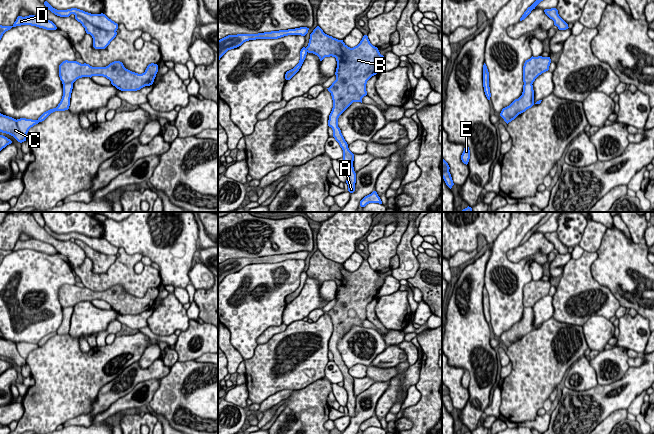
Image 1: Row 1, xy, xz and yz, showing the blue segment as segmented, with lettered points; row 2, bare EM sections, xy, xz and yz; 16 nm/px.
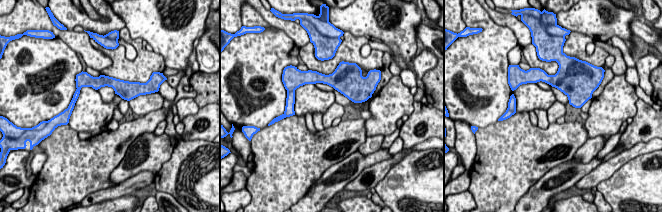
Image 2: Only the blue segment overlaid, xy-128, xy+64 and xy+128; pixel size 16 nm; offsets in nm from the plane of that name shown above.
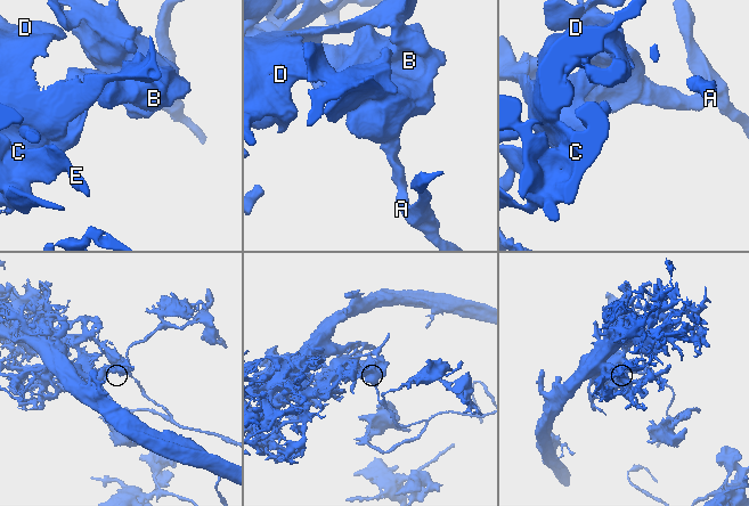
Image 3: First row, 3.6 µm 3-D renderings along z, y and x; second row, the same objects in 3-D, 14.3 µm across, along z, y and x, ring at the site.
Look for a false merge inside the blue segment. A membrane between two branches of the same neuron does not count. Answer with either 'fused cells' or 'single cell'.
fused cells

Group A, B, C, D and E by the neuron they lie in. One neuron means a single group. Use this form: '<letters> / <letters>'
A B / C D E

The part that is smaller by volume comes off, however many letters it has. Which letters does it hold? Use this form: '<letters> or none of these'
A, B

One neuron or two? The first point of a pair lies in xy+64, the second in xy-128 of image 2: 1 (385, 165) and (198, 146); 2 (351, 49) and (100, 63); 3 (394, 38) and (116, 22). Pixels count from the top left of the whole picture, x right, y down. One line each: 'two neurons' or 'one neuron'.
1: two neurons
2: two neurons
3: two neurons

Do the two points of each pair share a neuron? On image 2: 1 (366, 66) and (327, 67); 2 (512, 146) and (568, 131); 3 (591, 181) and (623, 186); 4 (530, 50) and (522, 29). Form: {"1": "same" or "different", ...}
{"1": "same", "2": "same", "3": "different", "4": "different"}

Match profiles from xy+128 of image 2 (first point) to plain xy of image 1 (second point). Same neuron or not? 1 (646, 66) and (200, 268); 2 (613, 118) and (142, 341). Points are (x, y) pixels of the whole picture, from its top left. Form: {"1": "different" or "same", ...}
{"1": "same", "2": "different"}

